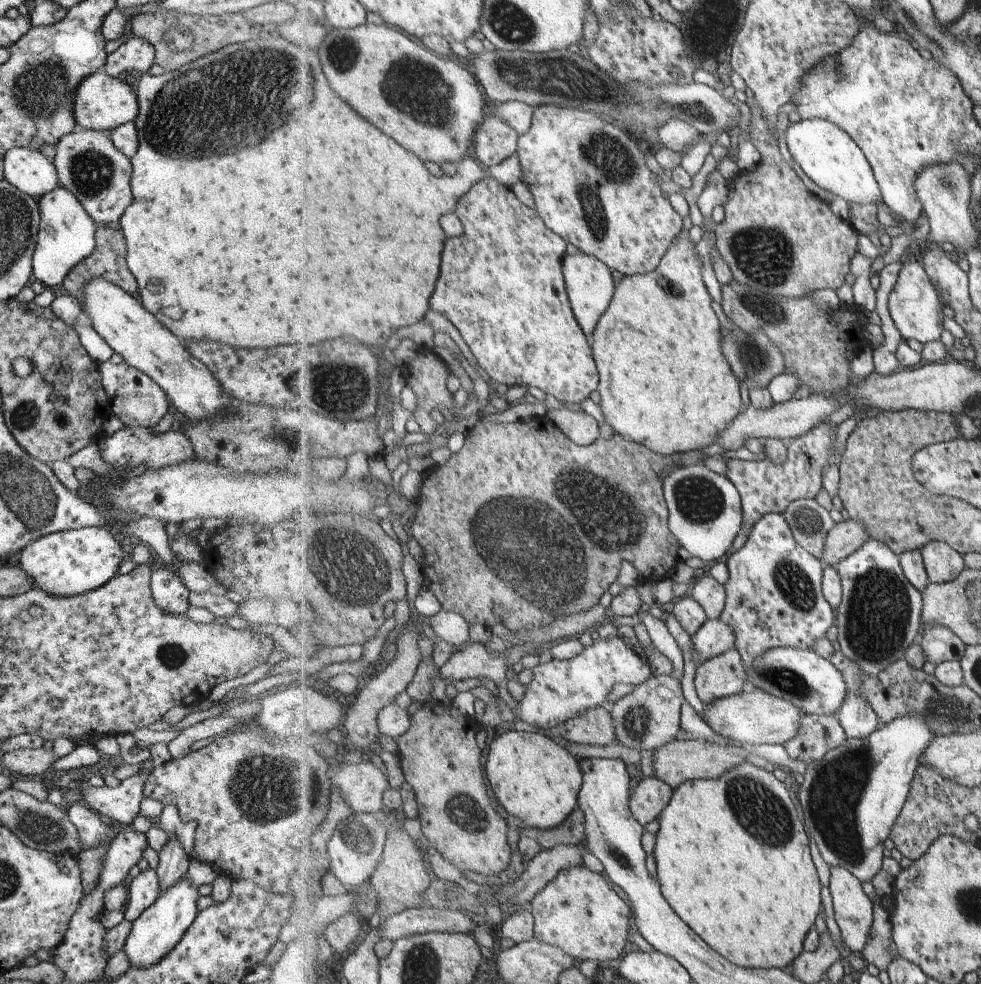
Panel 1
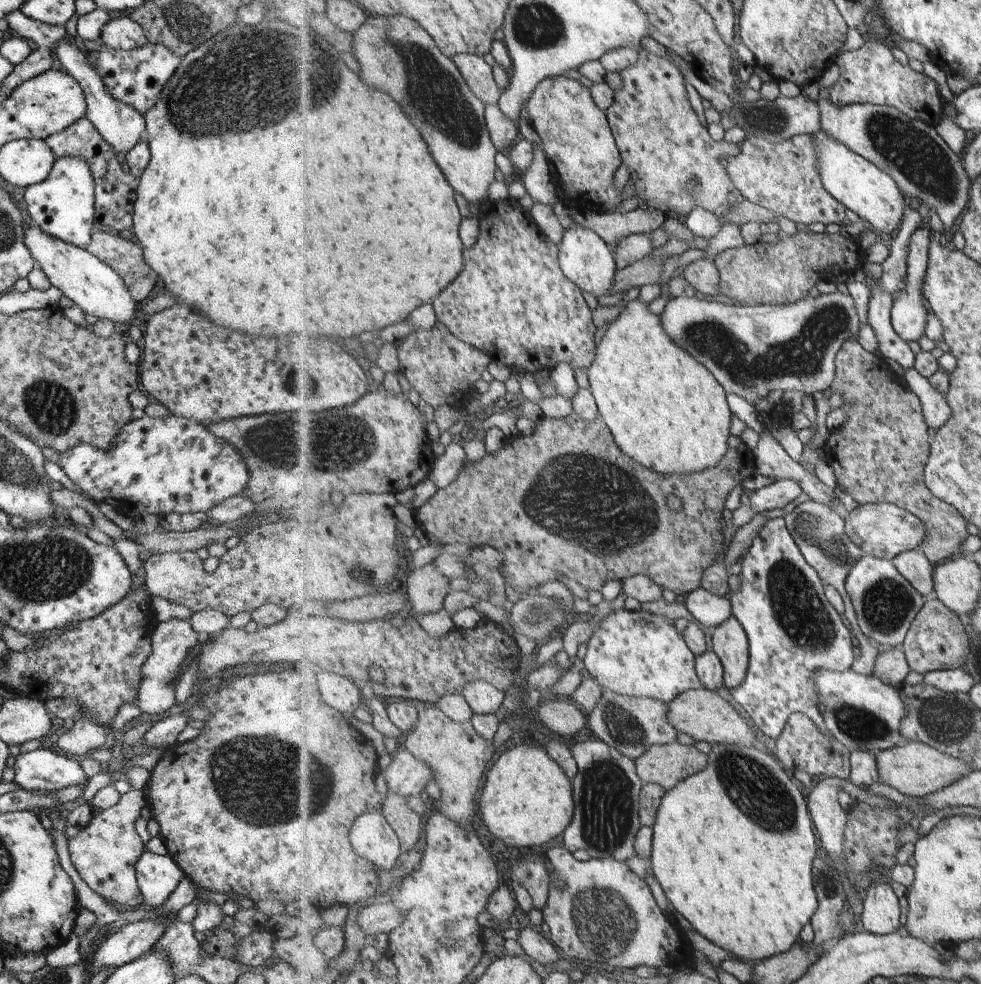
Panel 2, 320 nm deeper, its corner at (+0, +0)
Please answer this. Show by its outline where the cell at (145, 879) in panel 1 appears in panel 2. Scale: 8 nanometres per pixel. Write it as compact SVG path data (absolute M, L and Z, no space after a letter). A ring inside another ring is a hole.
M144 850L134 864L134 875L140 896L151 908L161 906L169 893L184 877L169 855L158 855Z

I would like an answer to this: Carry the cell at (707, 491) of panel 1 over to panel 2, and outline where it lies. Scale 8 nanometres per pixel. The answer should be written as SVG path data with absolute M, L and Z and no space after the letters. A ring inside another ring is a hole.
M777 479L776 482L757 490L751 496L754 507L759 514L765 510L785 508L793 500L797 500L804 490L799 481L791 479Z

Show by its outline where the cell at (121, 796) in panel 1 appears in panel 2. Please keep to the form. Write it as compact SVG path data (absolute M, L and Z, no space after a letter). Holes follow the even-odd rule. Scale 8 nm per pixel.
M48 749L19 753L14 759L13 782L20 785L21 790L52 793L69 785L81 785L83 790L88 780L77 761Z

